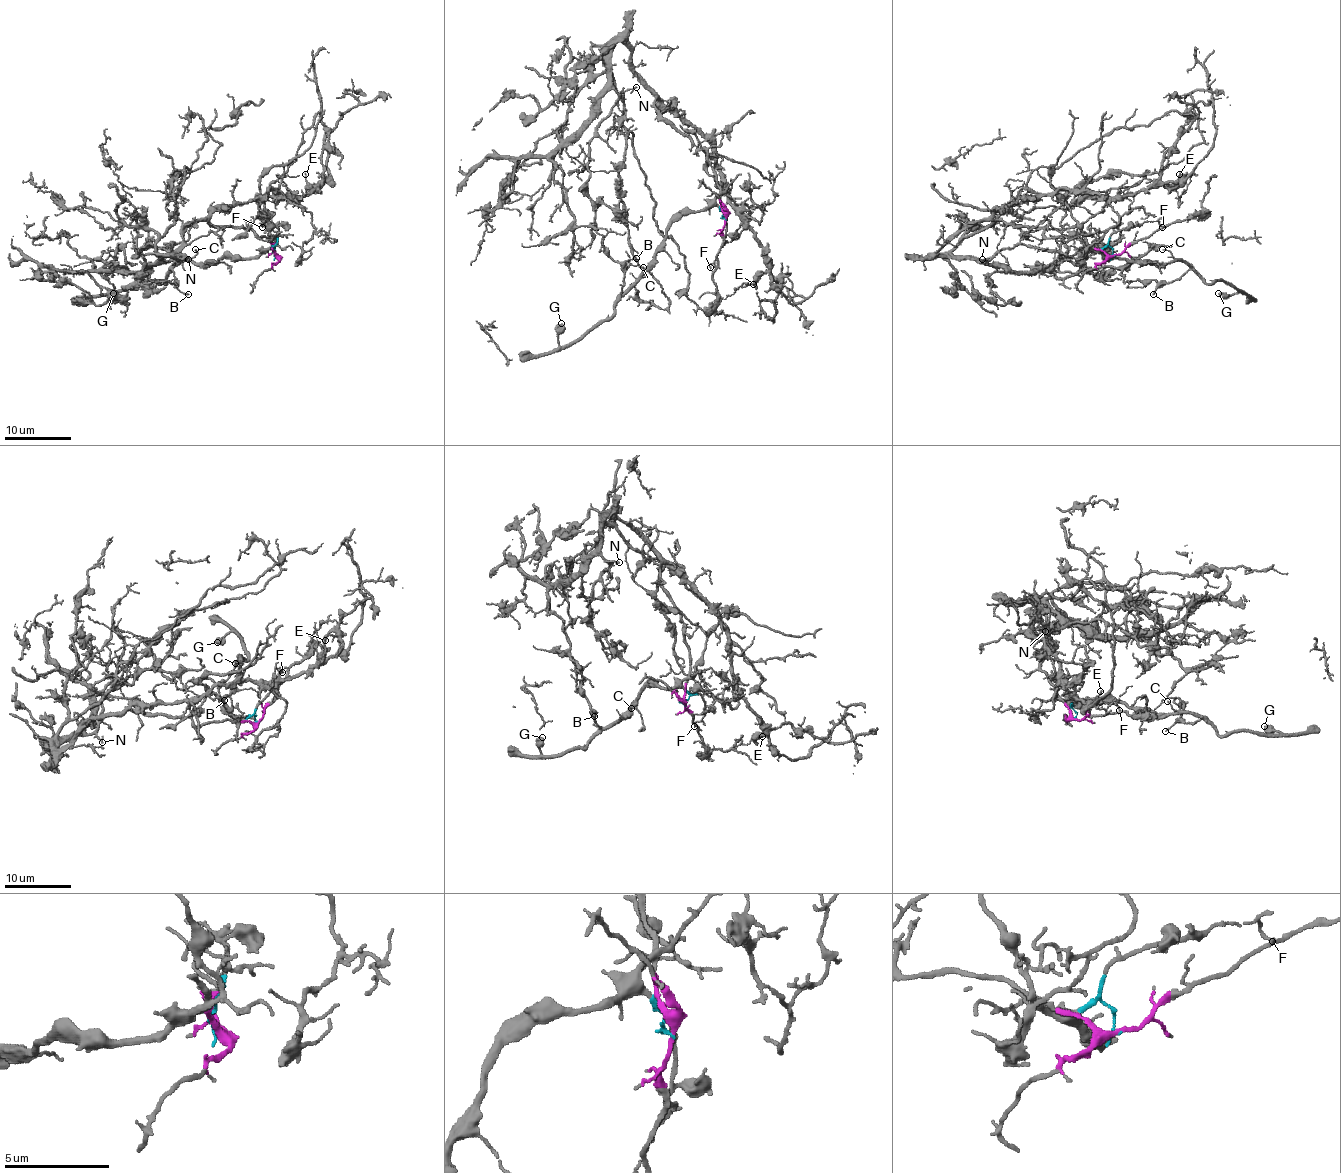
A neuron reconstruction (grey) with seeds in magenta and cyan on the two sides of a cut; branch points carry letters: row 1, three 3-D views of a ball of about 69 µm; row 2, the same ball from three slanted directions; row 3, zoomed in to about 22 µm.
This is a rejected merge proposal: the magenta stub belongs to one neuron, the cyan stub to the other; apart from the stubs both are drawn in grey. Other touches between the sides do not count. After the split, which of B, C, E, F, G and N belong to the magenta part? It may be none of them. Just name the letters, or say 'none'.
E, N

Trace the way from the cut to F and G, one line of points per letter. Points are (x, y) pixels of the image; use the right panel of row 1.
F: (1113, 256), (1113, 250), (1108, 245), (1108, 238), (1113, 233), (1148, 221), (1158, 221), (1163, 226)
G: (1113, 256), (1110, 246), (1101, 250), (1126, 261), (1184, 261), (1206, 283), (1224, 281), (1241, 291), (1218, 293)

